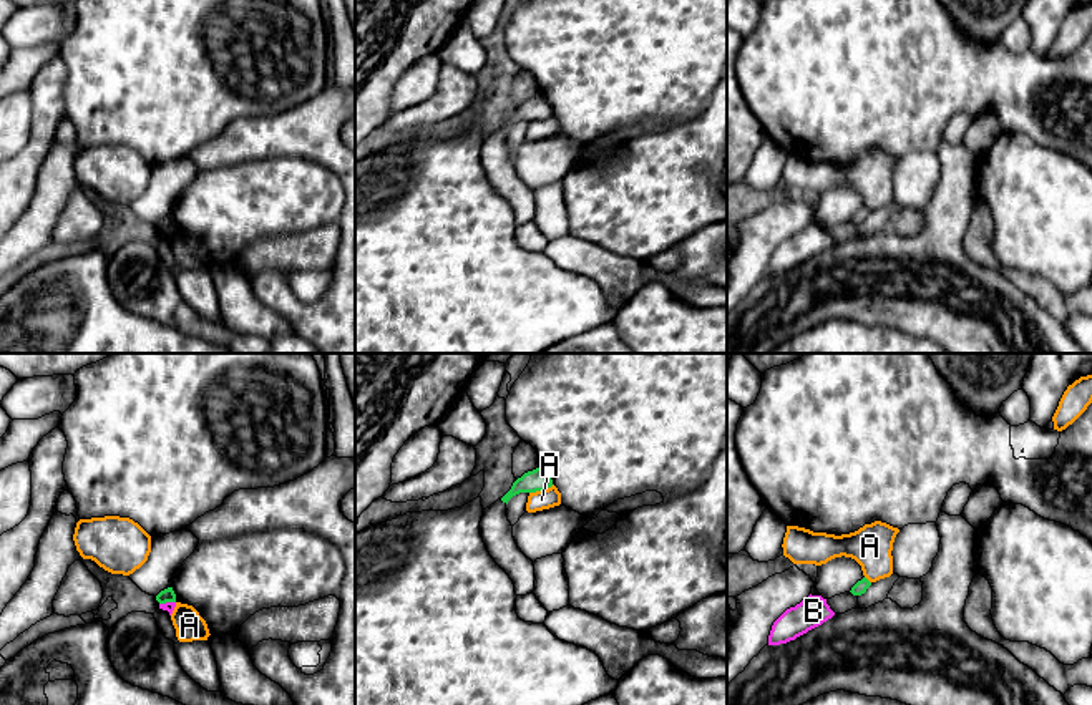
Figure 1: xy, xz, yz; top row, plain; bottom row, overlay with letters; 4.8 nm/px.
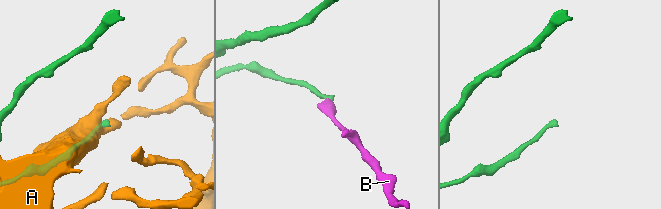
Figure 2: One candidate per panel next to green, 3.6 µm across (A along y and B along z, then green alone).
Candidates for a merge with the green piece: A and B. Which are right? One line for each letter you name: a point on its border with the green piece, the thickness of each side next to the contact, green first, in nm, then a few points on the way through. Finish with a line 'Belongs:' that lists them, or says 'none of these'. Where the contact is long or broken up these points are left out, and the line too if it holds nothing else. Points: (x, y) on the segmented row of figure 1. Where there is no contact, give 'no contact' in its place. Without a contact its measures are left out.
Belongs: none of these

